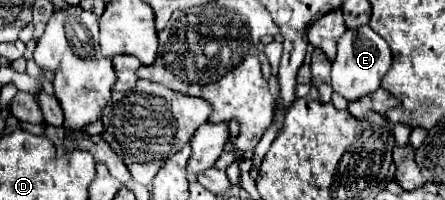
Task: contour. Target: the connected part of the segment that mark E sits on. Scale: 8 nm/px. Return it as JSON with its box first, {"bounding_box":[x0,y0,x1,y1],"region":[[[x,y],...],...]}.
{"bounding_box":[332,26,392,100],"region":[[[360,26],[346,30],[338,40],[338,54],[332,62],[332,88],[346,100],[358,100],[380,86],[384,72],[388,72],[392,62],[392,52],[388,44],[370,28]]]}

